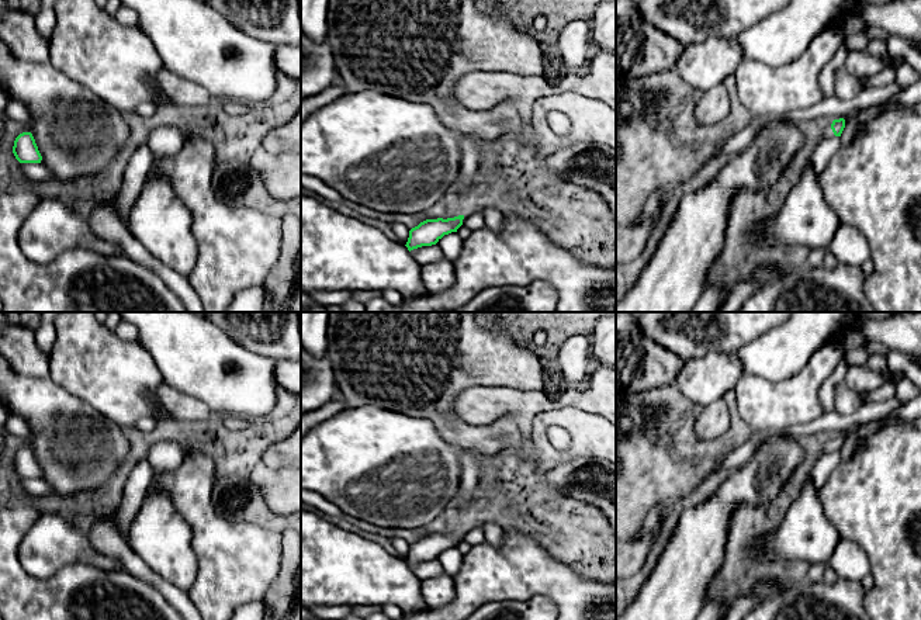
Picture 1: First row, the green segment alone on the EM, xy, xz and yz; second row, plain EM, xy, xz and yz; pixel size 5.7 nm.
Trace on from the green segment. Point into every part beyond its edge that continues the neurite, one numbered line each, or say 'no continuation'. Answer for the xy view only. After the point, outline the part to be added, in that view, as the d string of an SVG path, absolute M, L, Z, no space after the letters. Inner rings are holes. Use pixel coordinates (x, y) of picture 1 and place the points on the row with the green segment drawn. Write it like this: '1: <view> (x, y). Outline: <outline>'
no continuation

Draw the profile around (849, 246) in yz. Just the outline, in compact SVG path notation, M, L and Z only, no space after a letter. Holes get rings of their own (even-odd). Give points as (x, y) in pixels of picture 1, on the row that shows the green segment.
M839 224L828 246L838 263L861 267L870 260L870 247L866 238L854 226Z

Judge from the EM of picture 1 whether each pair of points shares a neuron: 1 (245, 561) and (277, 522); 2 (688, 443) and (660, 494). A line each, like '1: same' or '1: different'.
1: different
2: same

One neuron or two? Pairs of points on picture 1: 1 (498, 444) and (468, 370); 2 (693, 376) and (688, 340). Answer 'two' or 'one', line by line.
1: one
2: two

